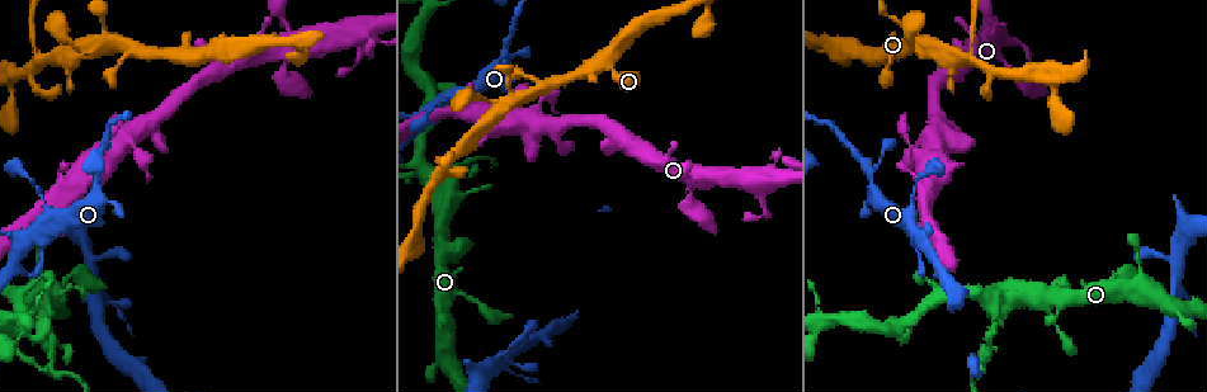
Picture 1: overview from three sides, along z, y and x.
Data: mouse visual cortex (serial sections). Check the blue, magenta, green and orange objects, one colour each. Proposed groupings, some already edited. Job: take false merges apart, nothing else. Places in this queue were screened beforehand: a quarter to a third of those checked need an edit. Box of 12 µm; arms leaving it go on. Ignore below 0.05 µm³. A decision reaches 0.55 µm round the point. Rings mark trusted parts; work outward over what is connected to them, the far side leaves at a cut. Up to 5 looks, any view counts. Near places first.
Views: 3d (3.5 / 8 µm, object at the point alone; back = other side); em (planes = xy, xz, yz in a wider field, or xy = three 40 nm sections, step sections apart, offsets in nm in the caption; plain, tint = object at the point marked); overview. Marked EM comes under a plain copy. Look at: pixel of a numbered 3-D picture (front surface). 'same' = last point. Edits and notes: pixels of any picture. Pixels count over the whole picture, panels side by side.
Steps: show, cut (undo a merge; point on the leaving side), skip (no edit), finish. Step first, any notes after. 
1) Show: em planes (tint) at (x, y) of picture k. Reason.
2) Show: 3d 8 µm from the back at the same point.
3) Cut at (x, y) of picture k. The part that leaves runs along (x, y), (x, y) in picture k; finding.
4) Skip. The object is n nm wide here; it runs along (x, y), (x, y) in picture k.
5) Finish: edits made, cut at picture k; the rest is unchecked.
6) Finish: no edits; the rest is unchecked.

Show: 3d 8 µm from the back at (1003, 305) of picture 1. Sharp bend.

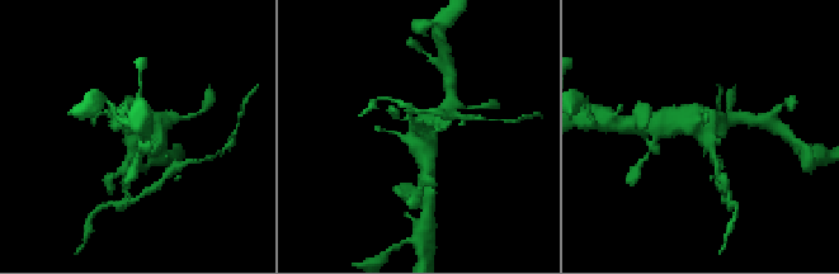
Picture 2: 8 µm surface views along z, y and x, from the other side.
Show: em xy step 3 (tint) at (418, 130) of picture 2.

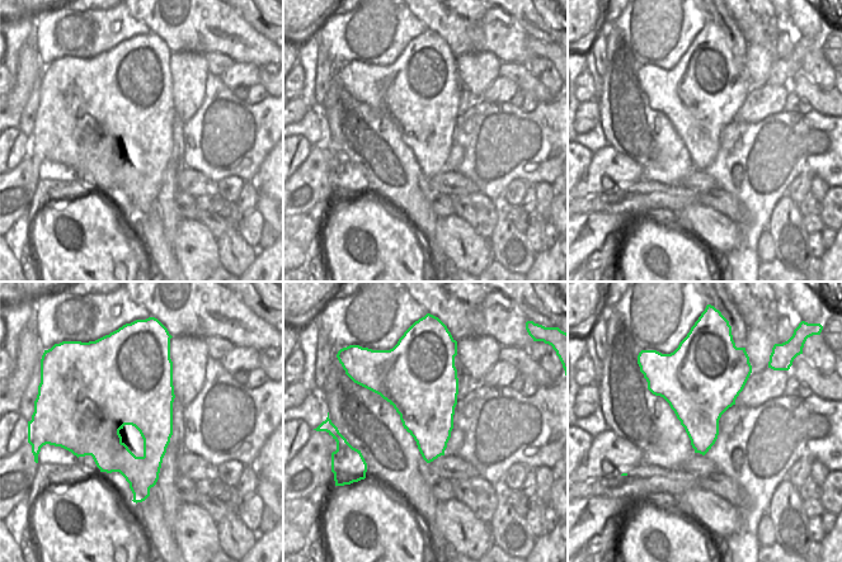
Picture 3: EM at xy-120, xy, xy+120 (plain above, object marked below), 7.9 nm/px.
Cut at (719, 176) of picture 2. The part that leaves runs along (713, 152), (727, 193), (722, 201) in picture 2; a second cell is stuck on.

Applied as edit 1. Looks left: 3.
Show: 3d 3.5 µm at (204, 54) of picture 1. Two arms in line, one across.

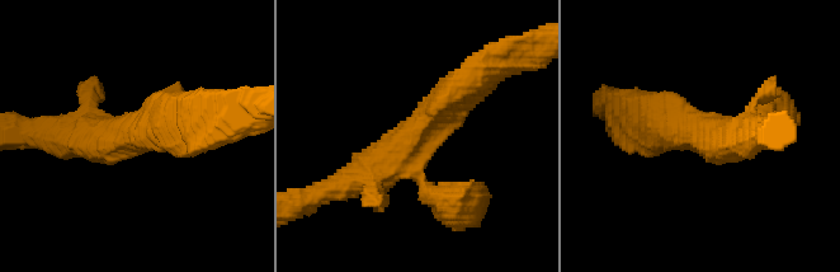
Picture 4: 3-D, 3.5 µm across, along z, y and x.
Show: em planes (tint) at (697, 130) of picture 4. 3 arms meet here; the arms are 250, 500, 500 nm wide.

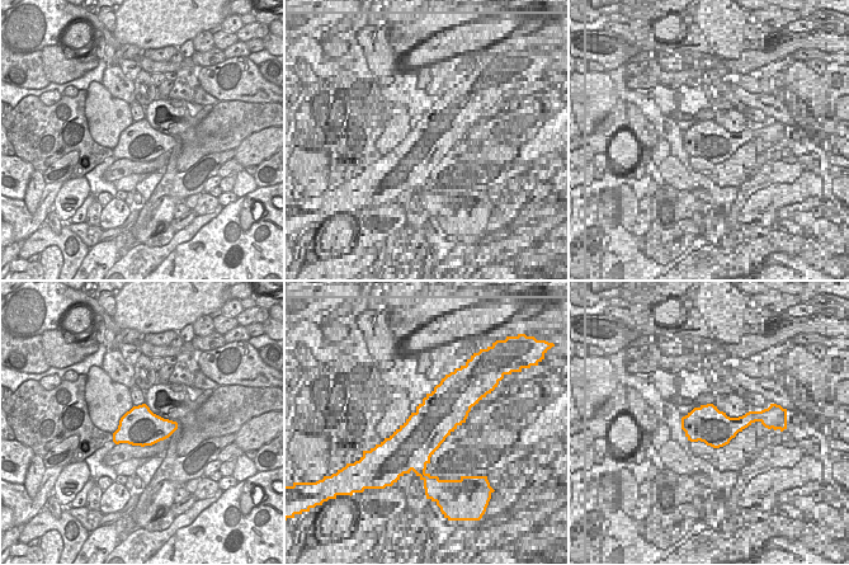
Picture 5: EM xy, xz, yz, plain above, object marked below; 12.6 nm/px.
Skip. It runs along (428, 193), (405, 145), (482, 73) in picture 4; one cell here.

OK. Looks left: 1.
Finish: edits made, cut at picture 2; the rest is unchecked.

